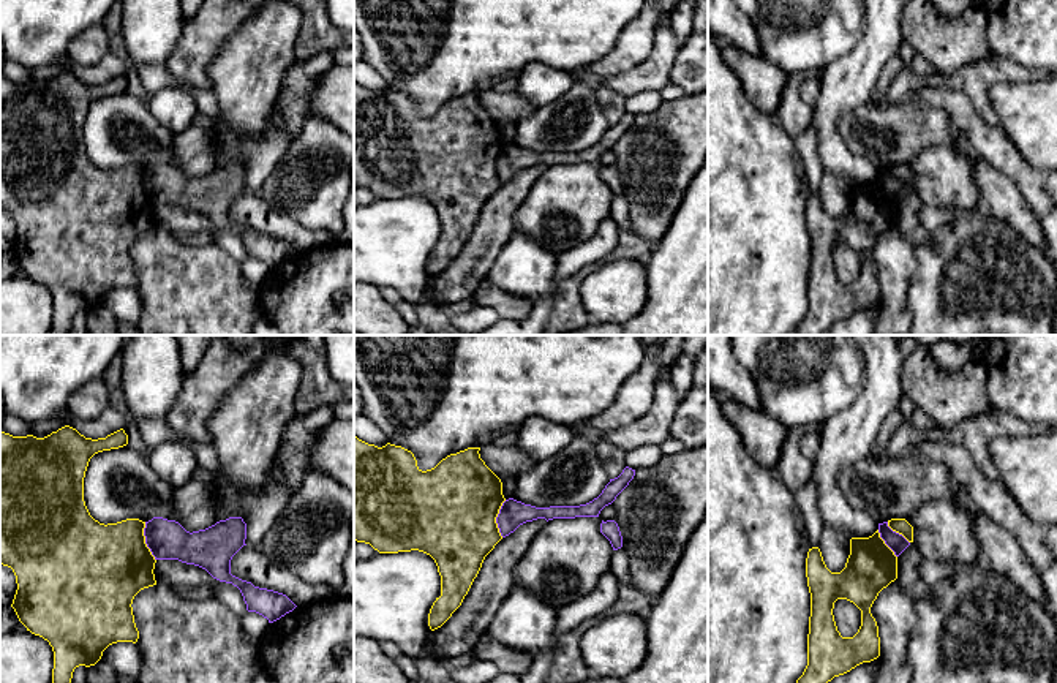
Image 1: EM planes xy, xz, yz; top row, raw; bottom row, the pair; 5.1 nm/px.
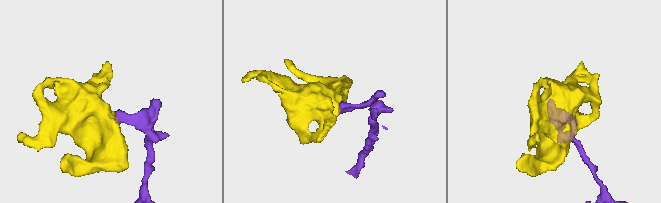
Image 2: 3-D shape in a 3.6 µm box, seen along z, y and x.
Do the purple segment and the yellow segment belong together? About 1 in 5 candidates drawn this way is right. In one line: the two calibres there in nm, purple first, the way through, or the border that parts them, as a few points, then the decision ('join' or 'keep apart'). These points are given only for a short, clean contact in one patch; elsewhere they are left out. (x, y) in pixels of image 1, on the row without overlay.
200/420 nm | along xy (144, 168), (144, 188), (155, 206) | keep apart

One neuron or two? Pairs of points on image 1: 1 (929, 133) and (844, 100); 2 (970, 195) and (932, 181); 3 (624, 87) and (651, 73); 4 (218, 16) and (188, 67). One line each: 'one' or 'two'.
1: two
2: one
3: one
4: one

